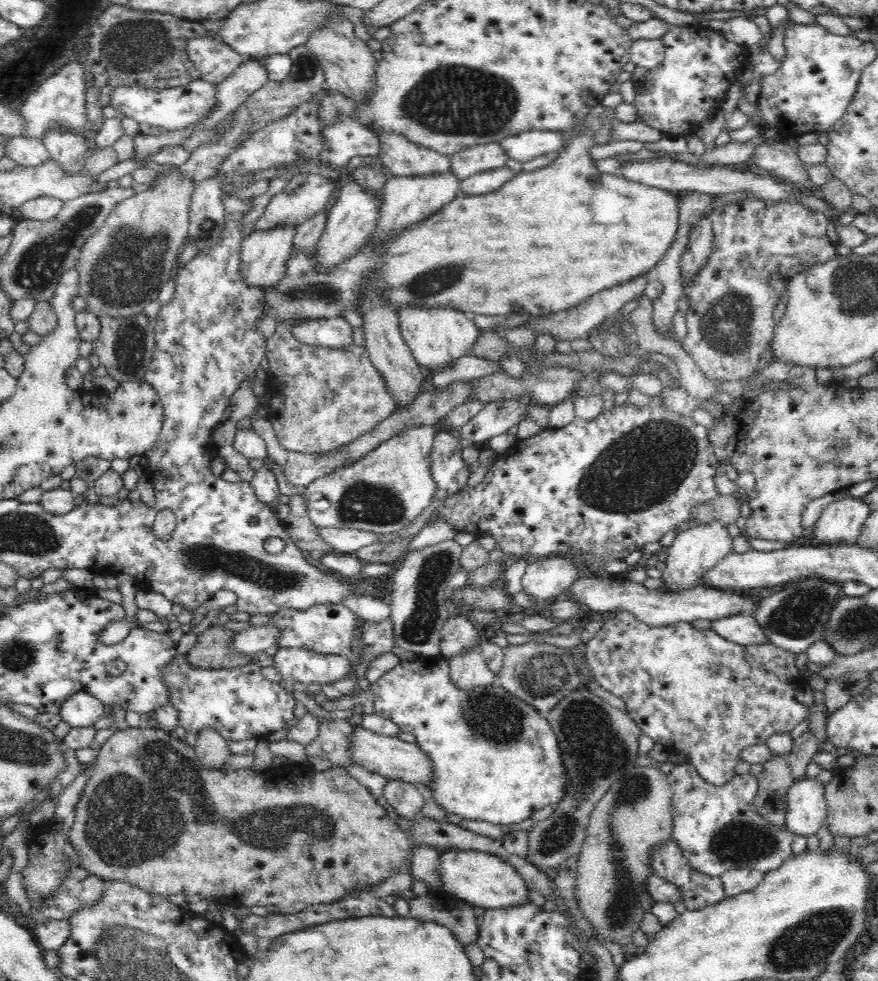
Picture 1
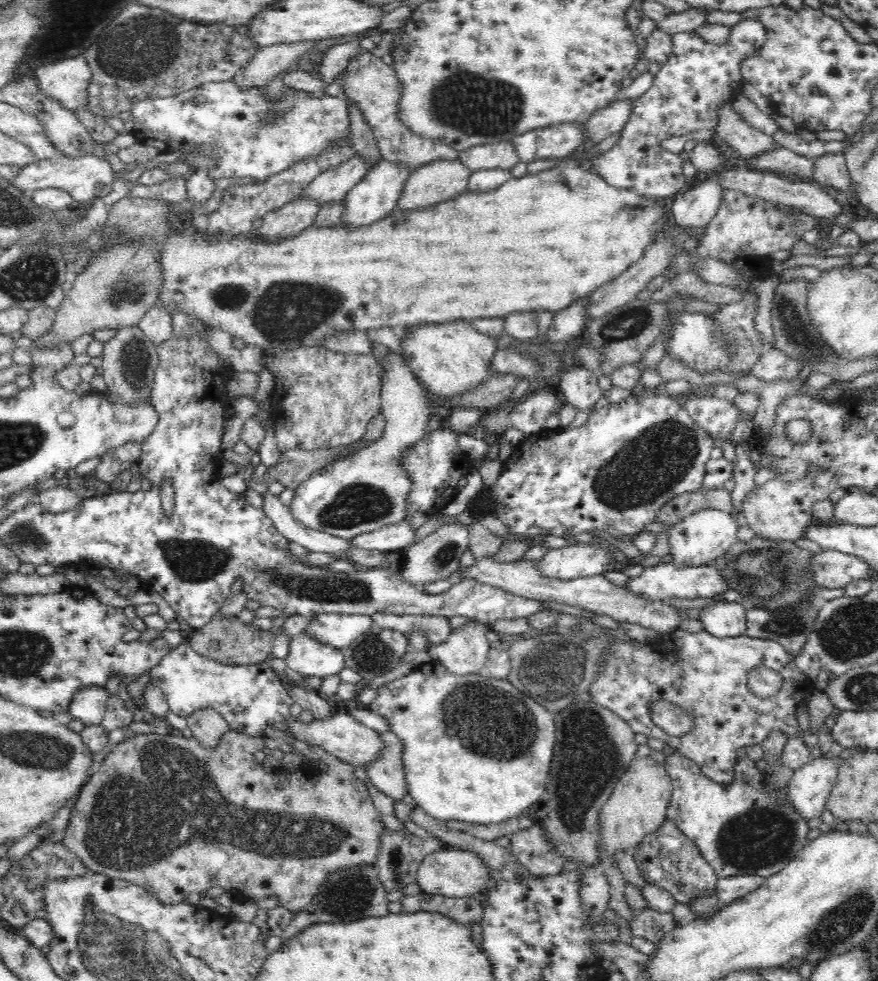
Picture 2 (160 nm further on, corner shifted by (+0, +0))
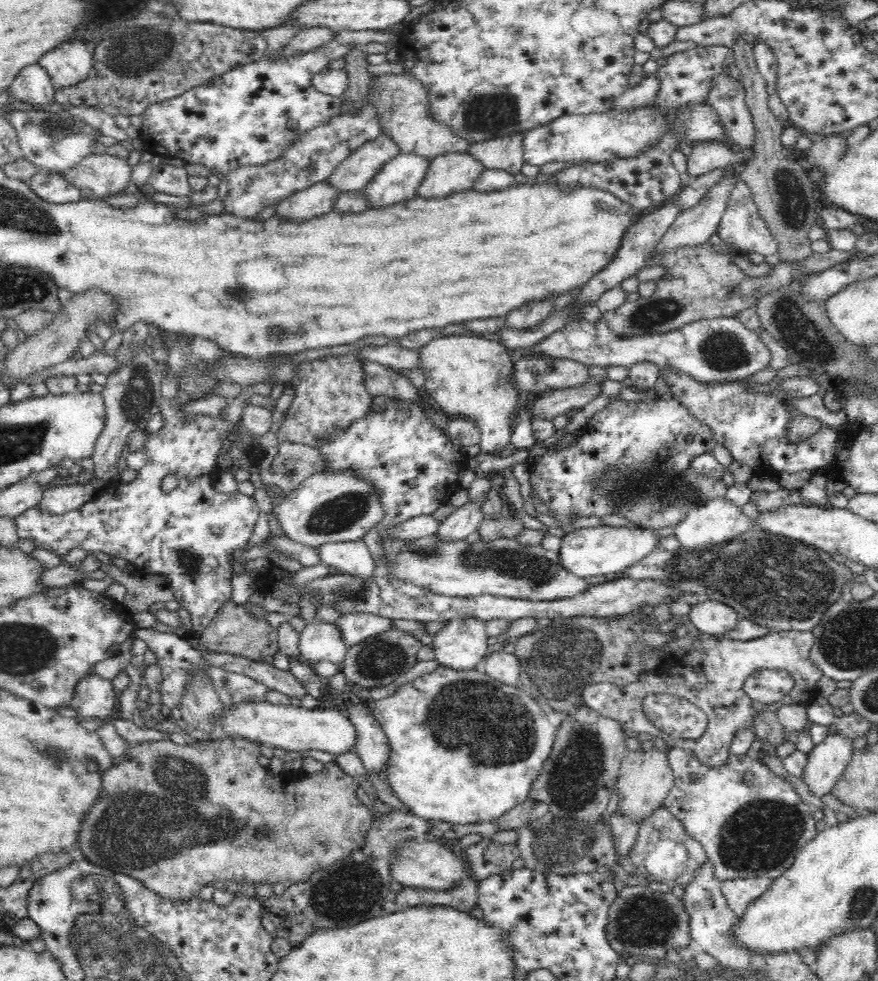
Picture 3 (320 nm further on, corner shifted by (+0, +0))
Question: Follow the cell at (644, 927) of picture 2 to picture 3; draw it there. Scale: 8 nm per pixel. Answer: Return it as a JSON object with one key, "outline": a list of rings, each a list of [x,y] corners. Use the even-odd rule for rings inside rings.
{"outline":[[[643,880],[638,886],[626,885],[617,892],[608,910],[608,924],[604,933],[610,947],[619,957],[624,957],[627,952],[628,957],[641,956],[660,961],[670,950],[685,950],[690,944],[690,921],[683,899],[676,898],[672,891],[654,891]]]}

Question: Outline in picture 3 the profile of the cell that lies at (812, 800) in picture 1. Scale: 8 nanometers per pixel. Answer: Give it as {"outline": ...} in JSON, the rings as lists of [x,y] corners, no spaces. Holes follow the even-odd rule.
{"outline":[[[839,732],[830,733],[814,745],[803,781],[818,798],[833,790],[836,781],[850,764],[853,739]]]}

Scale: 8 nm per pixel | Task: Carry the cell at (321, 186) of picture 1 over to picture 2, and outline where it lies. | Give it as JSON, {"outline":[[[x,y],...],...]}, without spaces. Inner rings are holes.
{"outline":[[[355,153],[348,160],[330,167],[317,177],[301,192],[301,196],[323,202],[344,201],[346,195],[358,184],[374,166],[371,160]]]}

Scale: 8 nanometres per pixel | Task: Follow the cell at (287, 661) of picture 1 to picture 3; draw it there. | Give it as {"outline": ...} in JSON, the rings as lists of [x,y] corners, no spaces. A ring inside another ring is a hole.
{"outline":[[[313,621],[299,634],[302,659],[312,665],[318,660],[330,660],[337,665],[345,659],[347,645],[338,622]]]}

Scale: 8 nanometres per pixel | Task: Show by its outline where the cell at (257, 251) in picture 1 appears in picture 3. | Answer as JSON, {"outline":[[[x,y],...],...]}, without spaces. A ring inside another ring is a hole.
{"outline":[[[329,179],[316,182],[282,199],[277,214],[288,219],[310,220],[312,216],[332,211],[340,193],[342,192],[329,183]]]}

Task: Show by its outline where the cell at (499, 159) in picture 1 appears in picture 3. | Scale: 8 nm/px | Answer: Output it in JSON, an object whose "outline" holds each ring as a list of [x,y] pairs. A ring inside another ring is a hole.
{"outline":[[[524,132],[512,134],[512,137],[499,137],[495,140],[474,142],[468,150],[485,166],[486,169],[506,170],[513,175],[520,173],[525,164]]]}

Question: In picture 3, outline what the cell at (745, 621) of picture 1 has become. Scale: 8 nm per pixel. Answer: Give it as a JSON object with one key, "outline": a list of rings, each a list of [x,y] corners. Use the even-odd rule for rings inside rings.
{"outline":[[[715,600],[694,604],[688,612],[690,623],[704,635],[724,634],[733,630],[739,618],[734,609]]]}

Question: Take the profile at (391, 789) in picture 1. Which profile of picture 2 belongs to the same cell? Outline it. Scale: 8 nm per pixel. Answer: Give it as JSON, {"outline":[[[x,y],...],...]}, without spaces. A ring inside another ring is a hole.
{"outline":[[[390,731],[378,732],[382,752],[372,764],[366,764],[369,780],[390,798],[402,800],[406,796],[406,777],[402,762],[402,741]]]}

